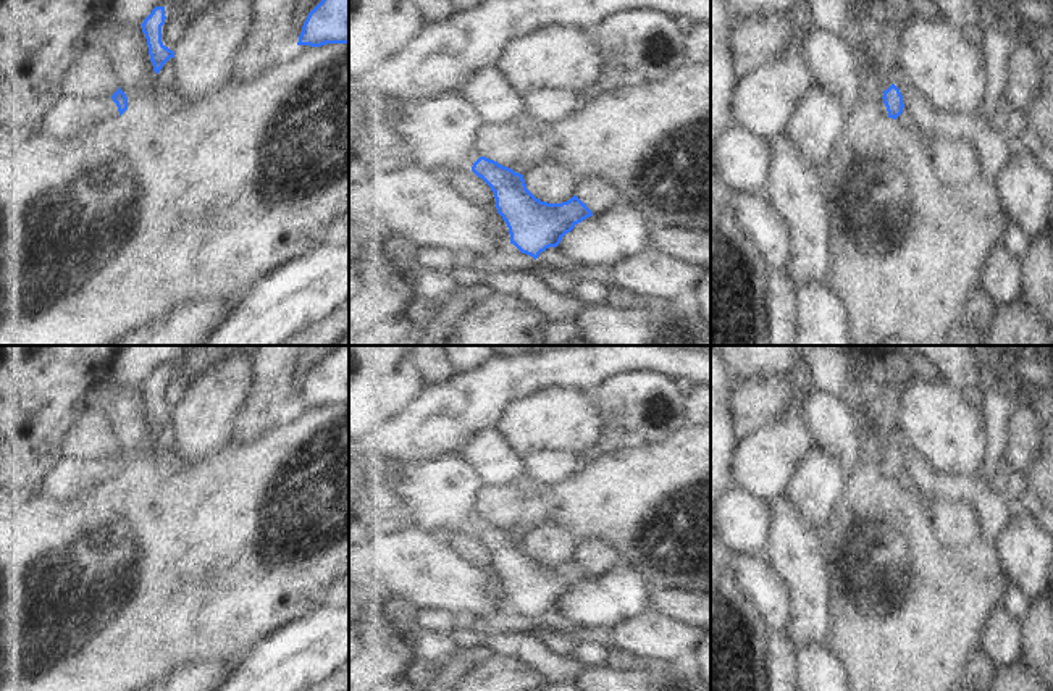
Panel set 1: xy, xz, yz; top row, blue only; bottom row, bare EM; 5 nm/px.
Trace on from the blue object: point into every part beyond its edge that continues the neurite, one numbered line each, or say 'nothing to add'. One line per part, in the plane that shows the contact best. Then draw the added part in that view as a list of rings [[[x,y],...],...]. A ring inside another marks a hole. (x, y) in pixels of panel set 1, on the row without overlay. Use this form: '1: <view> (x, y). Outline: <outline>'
1: xy (70, 480). Outline: [[[65,457],[48,473],[42,492],[60,504],[68,504],[105,489],[116,478],[120,473],[111,459],[86,462]]]

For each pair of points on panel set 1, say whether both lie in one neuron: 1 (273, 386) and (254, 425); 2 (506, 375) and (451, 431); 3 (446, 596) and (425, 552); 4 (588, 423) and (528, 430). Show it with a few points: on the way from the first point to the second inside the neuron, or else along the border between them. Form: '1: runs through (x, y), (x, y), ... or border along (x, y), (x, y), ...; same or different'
1: runs through (273, 396), (260, 415); same
2: runs through (491, 389), (464, 417); same
3: runs through (444, 585), (425, 564); same
4: runs through (574, 423), (543, 423); same

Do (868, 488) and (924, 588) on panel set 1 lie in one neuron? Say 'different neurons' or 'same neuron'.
same neuron

